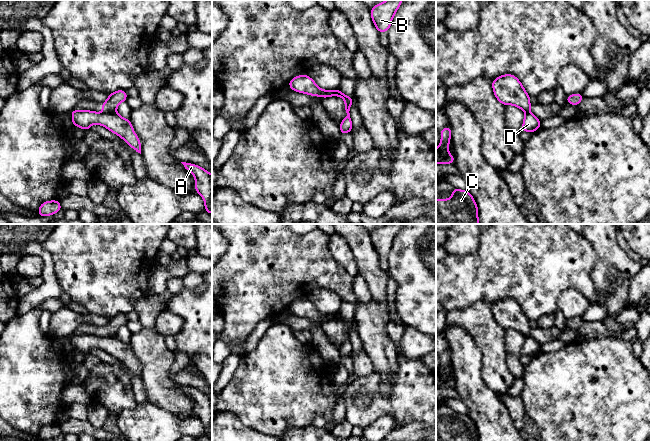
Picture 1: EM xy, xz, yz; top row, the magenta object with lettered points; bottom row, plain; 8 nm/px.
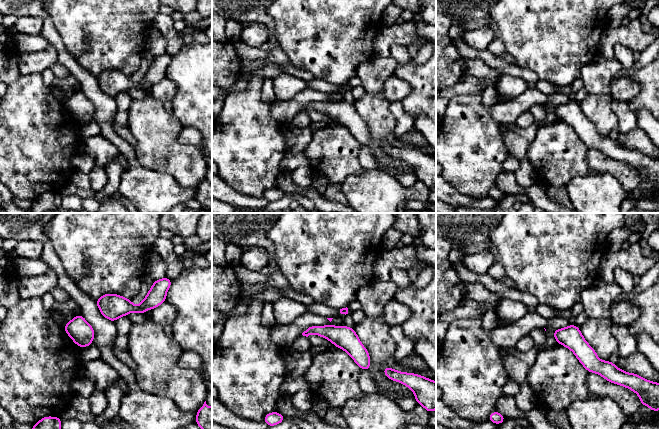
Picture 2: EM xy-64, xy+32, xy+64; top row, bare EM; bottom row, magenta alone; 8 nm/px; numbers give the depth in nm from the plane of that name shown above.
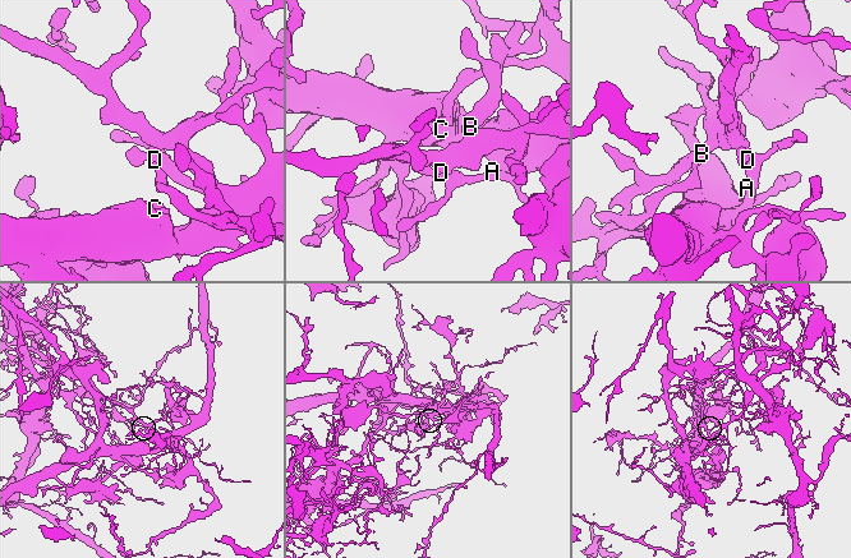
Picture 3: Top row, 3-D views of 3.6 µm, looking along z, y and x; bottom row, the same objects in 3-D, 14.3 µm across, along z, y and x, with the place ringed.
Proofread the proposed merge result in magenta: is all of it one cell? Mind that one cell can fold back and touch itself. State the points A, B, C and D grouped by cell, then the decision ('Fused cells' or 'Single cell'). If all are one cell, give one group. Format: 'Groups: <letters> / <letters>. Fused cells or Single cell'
Groups: A C D / B. Fused cells

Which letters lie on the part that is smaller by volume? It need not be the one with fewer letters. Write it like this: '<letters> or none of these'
B

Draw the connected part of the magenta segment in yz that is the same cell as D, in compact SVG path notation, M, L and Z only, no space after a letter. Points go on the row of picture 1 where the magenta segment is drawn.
M526 113L522 123L522 131L533 133L539 128L542 128L540 120L534 114Z

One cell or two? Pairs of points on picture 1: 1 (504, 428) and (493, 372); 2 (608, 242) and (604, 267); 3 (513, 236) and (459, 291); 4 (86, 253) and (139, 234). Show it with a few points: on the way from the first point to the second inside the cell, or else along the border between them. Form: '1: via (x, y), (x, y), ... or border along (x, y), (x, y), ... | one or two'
1: border along (482, 374), (484, 383), (496, 393) | two
2: via (608, 248), (608, 261) | one
3: via (500, 250), (473, 277) | one
4: via (99, 250), (115, 234), (126, 234) | one

